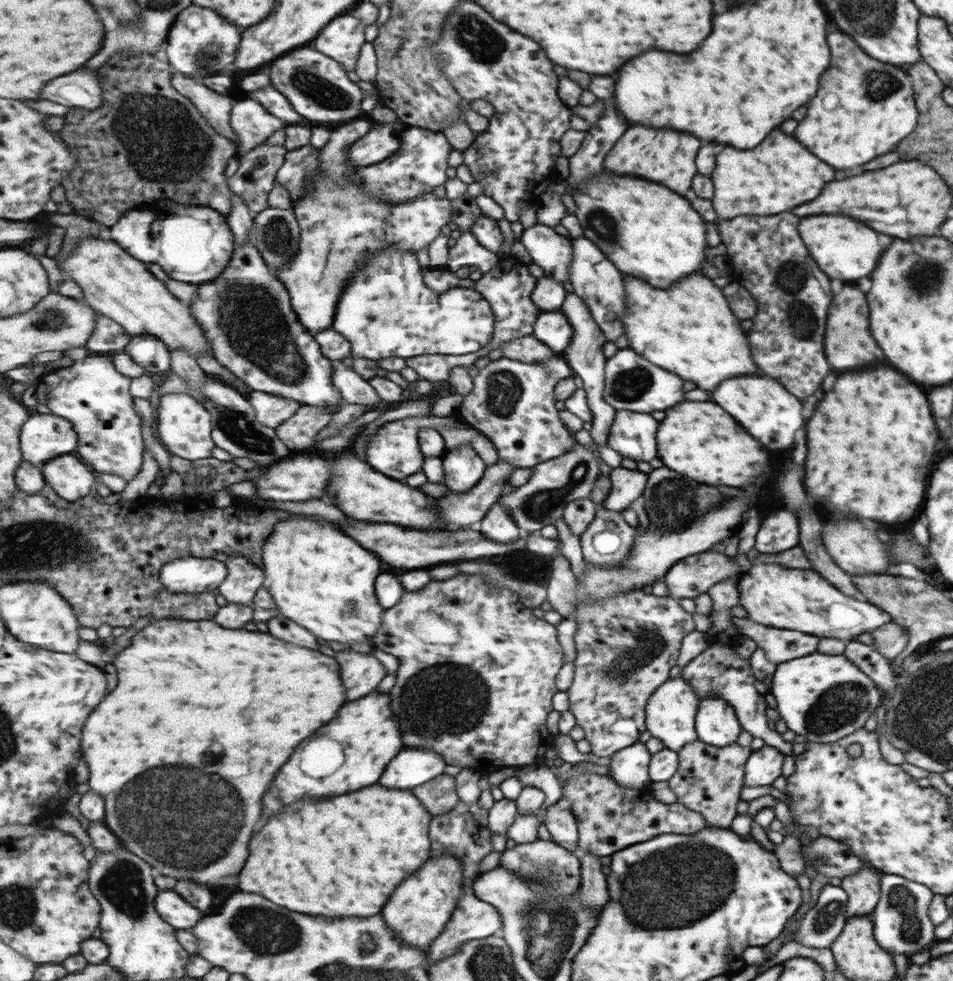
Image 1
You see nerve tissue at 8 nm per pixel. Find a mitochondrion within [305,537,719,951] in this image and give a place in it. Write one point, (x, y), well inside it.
(442, 698)

